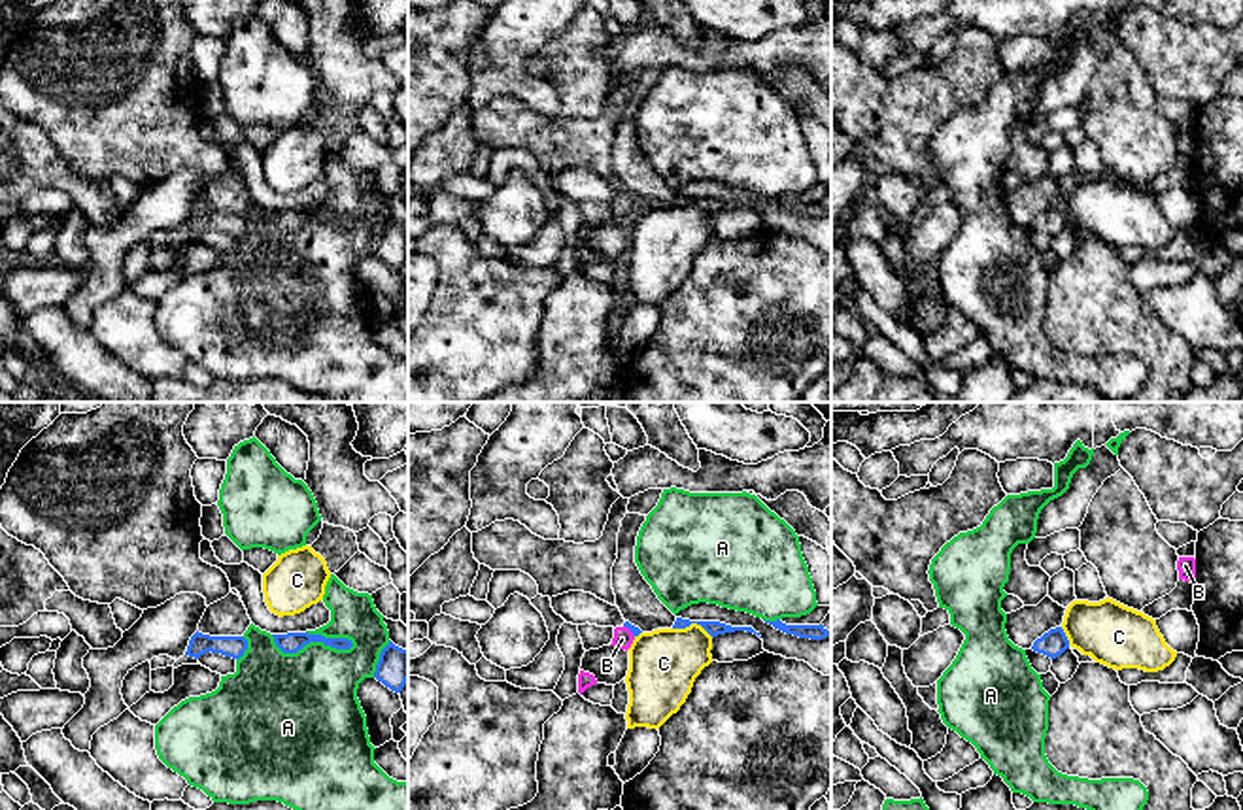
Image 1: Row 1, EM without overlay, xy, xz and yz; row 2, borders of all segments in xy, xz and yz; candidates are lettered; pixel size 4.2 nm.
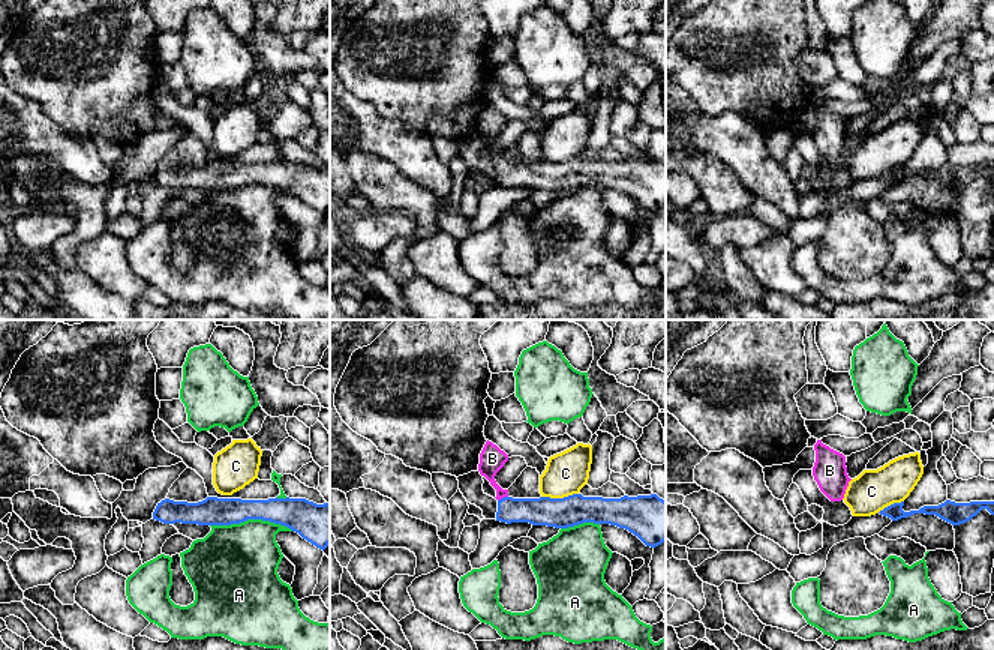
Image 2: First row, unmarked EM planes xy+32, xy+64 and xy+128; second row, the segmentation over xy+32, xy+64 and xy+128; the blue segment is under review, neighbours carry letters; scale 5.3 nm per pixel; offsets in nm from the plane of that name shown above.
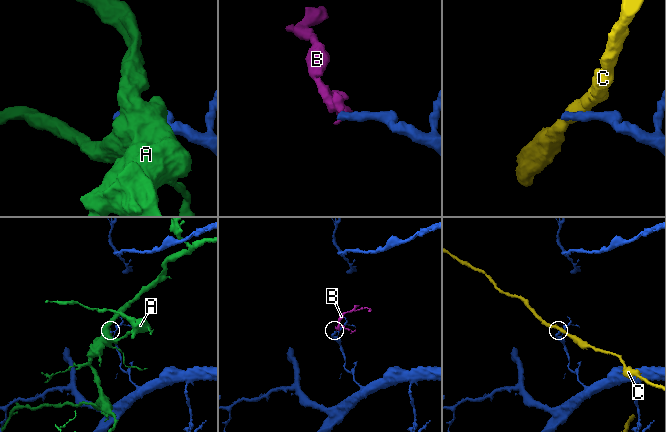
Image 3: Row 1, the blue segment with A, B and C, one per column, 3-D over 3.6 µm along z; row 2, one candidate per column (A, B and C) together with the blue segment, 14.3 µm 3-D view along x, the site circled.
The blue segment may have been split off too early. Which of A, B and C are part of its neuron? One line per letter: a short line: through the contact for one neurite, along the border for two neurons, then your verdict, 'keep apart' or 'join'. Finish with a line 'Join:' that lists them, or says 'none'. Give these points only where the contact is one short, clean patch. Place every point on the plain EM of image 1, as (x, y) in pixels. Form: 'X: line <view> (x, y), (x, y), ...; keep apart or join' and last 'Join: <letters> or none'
A: keep apart
B: line xz (633, 206), (630, 206), (622, 216); join
C: line xz (673, 204), (699, 201), (713, 214); keep apart
Join: B

